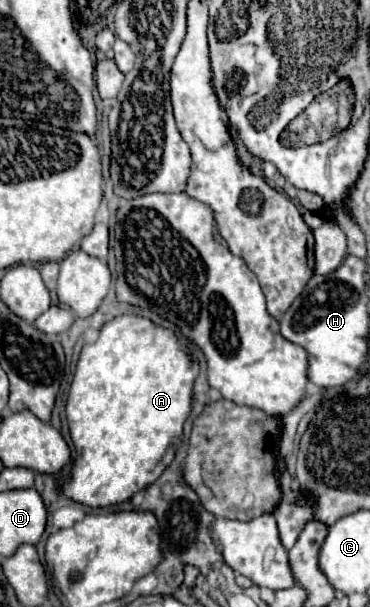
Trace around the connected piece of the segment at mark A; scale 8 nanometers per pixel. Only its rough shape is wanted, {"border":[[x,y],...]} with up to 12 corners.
{"border":[[122,314],[82,348],[66,498],[106,508],[158,480],[198,364]]}

